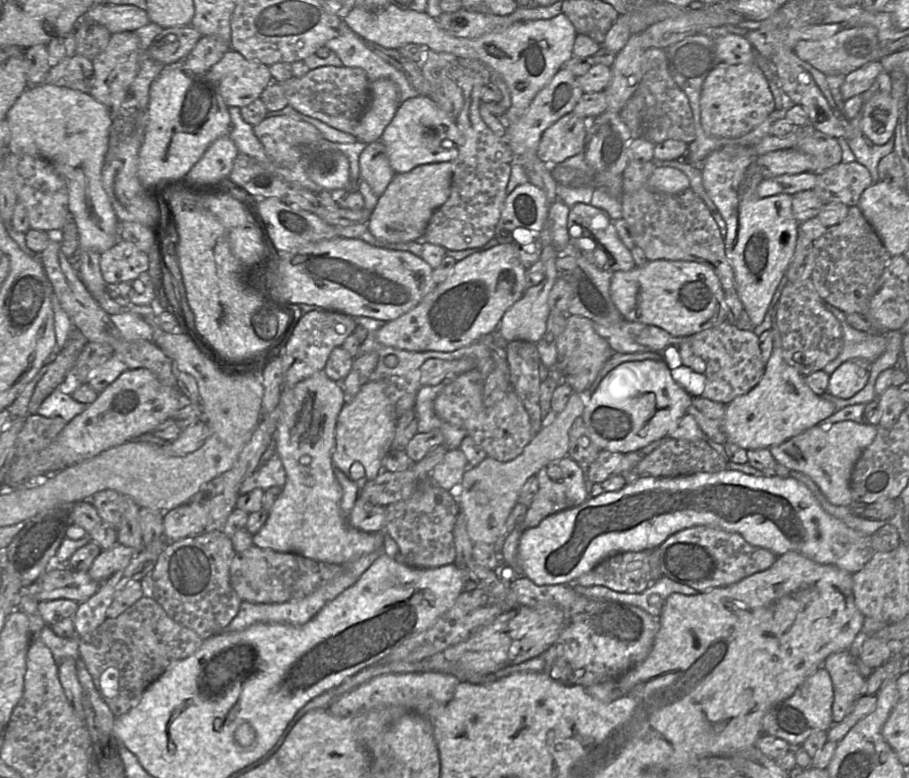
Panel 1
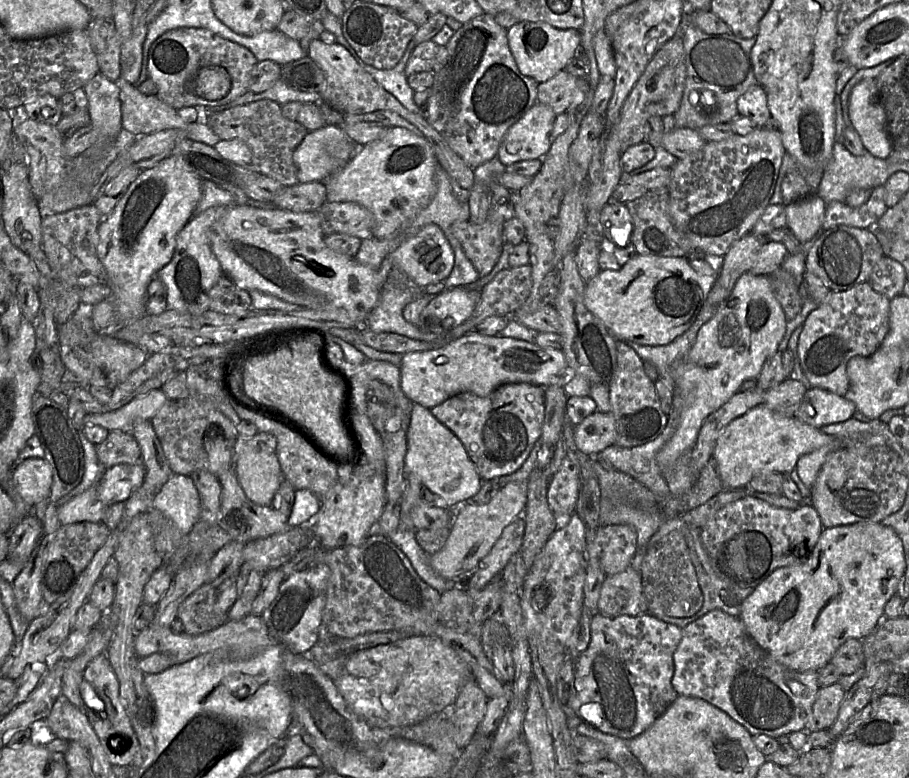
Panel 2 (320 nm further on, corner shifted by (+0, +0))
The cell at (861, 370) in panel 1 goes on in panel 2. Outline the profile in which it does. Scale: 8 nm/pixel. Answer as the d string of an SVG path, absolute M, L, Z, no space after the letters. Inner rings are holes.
M812 387L807 390L795 413L795 417L816 428L844 422L856 411L856 405L845 398L826 389Z

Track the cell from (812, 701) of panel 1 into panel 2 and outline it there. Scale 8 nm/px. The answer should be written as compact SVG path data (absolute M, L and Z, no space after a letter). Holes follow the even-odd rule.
M715 609L688 624L682 629L673 659L672 686L679 696L705 700L744 726L752 736L778 738L792 732L806 731L821 689L818 671L799 672L779 663L752 639L739 617Z

